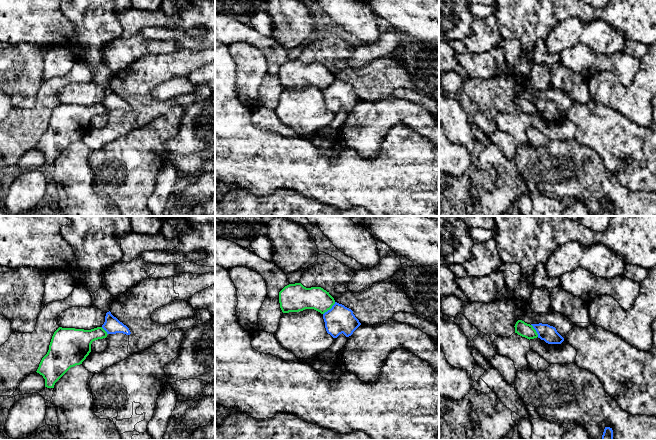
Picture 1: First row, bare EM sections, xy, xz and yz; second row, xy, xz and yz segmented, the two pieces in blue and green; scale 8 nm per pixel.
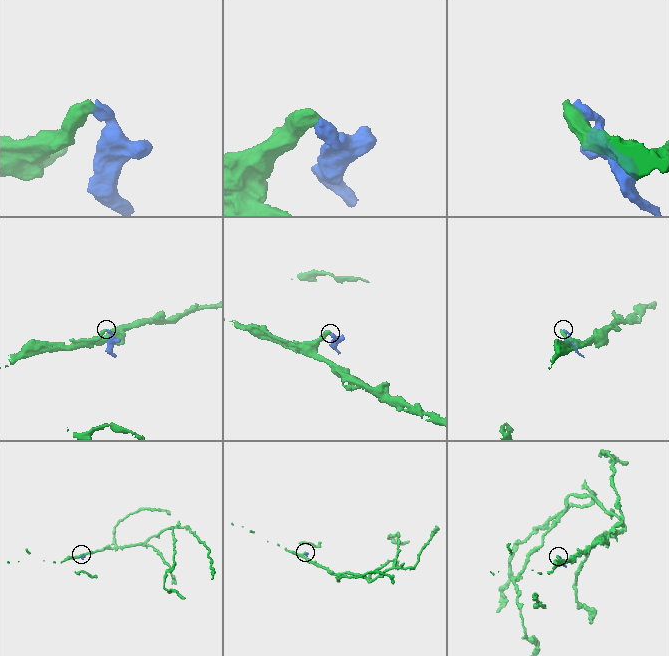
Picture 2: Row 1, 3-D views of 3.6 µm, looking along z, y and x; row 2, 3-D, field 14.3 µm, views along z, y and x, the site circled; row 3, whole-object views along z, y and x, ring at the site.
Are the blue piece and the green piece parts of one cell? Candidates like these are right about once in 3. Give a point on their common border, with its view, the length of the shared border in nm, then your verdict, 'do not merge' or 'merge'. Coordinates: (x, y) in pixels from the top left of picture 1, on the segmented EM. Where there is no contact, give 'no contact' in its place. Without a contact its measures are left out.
xz (330, 309) | 140 nm | do not merge

